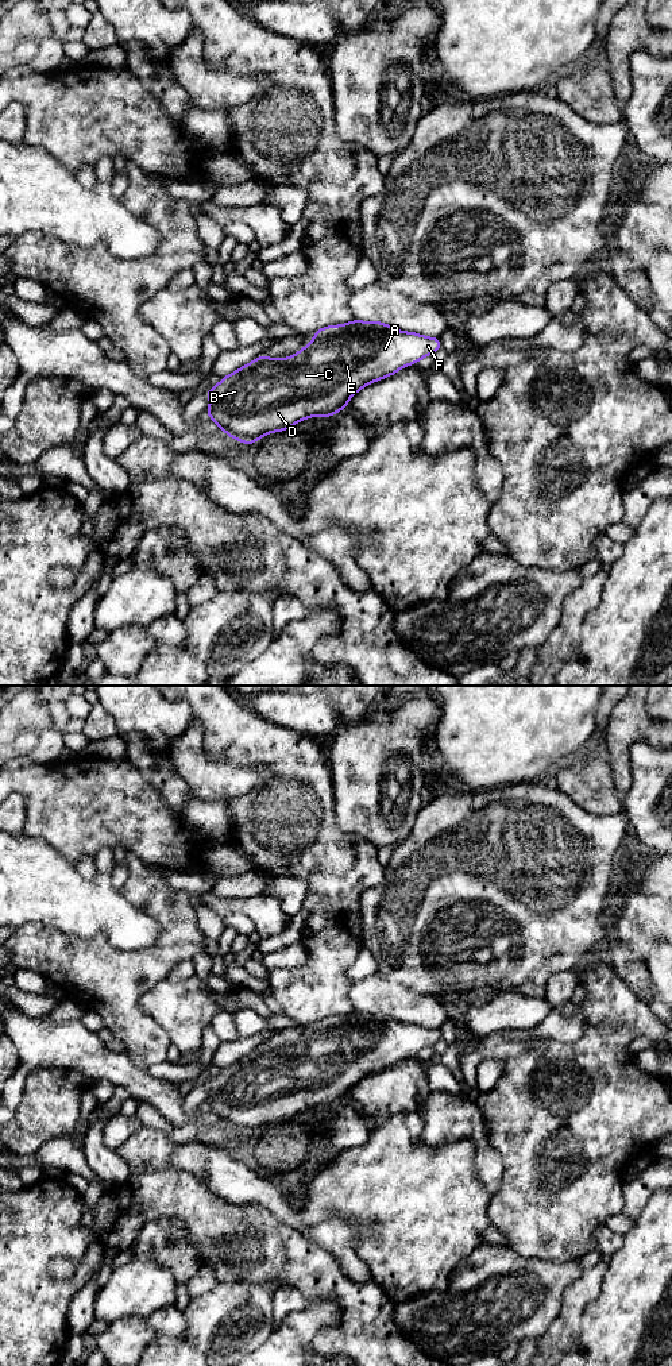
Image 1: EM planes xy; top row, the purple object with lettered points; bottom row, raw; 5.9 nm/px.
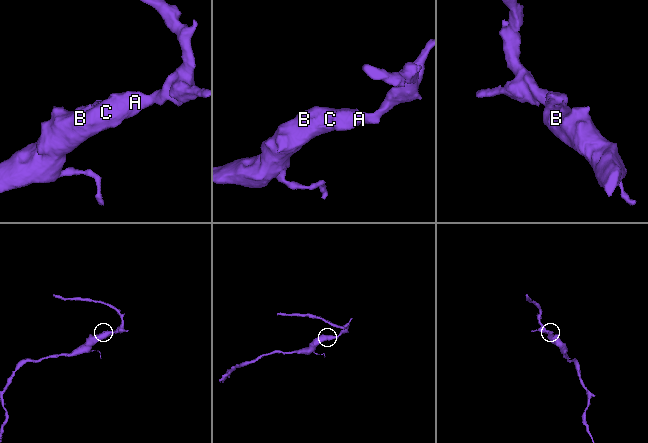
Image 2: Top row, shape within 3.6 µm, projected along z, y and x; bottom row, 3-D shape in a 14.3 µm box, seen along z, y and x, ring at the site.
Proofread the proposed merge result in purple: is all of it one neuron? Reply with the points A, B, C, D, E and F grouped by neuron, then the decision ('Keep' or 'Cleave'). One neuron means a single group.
Groups: A B C D E F. Keep

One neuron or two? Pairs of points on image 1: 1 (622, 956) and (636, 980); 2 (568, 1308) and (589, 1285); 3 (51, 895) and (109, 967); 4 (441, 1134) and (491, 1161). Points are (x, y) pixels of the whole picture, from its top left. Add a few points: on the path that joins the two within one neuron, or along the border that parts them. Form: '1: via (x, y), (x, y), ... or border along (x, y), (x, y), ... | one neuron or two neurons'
1: via (622, 961), (636, 975) | one neuron
2: via (574, 1303), (583, 1291) | one neuron
3: border along (56, 930), (81, 938), (103, 934), (116, 949) | two neurons
4: via (456, 1131), (471, 1131), (481, 1141), (482, 1146) | one neuron

